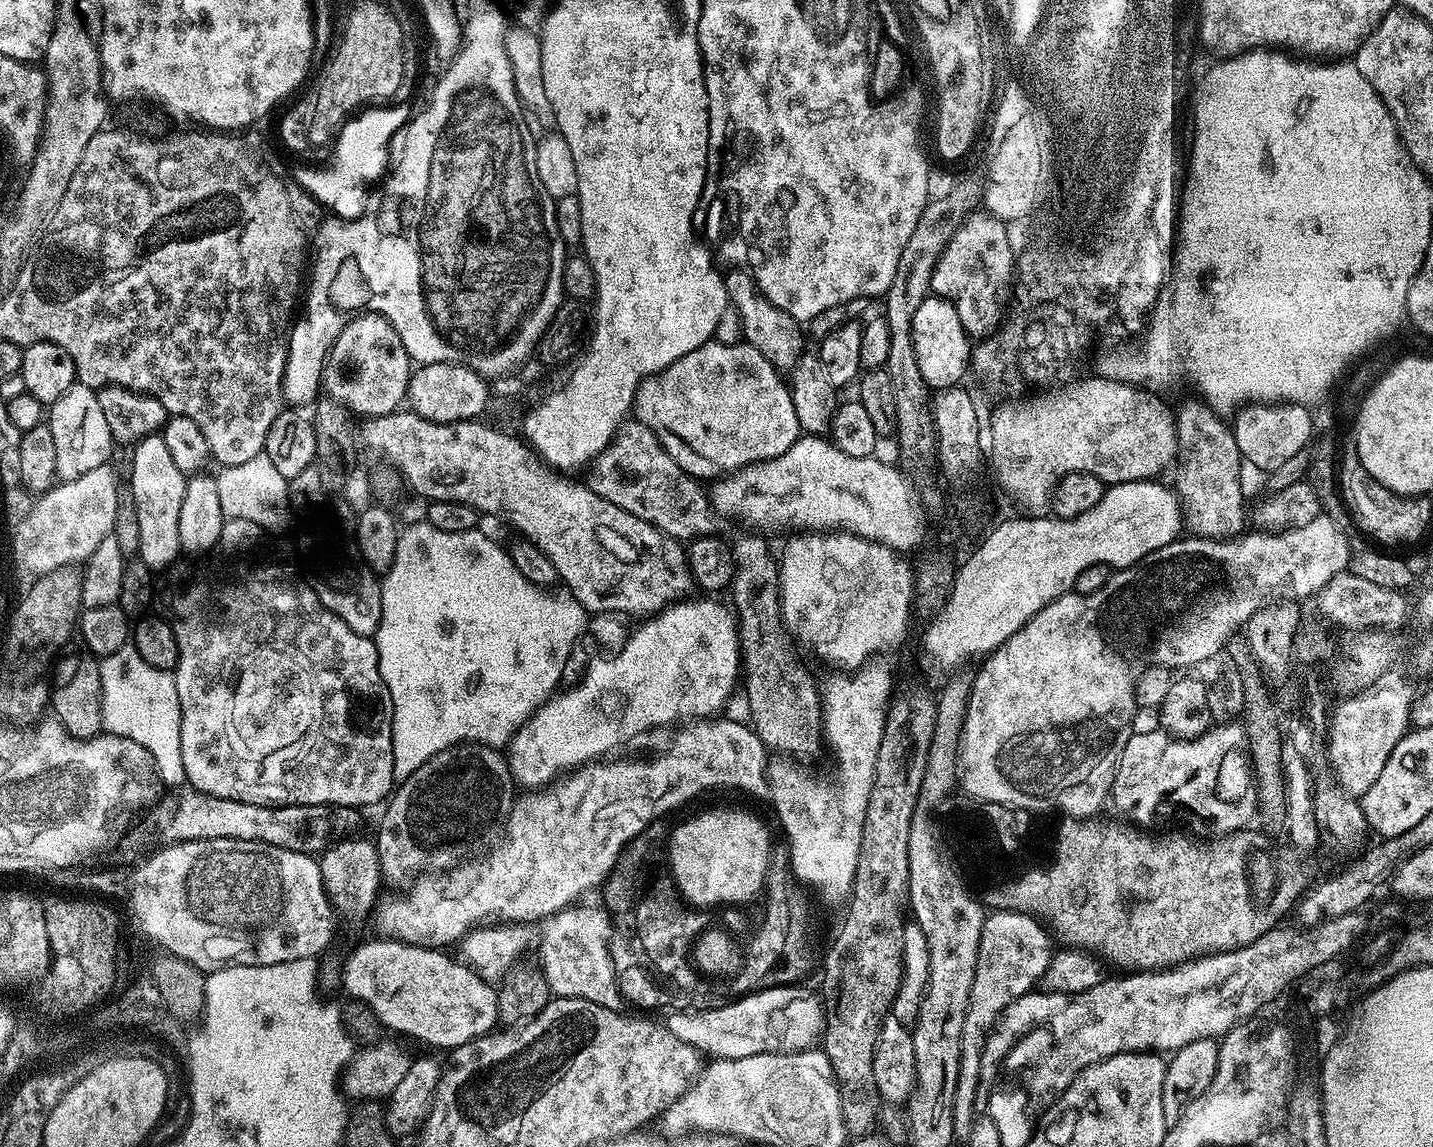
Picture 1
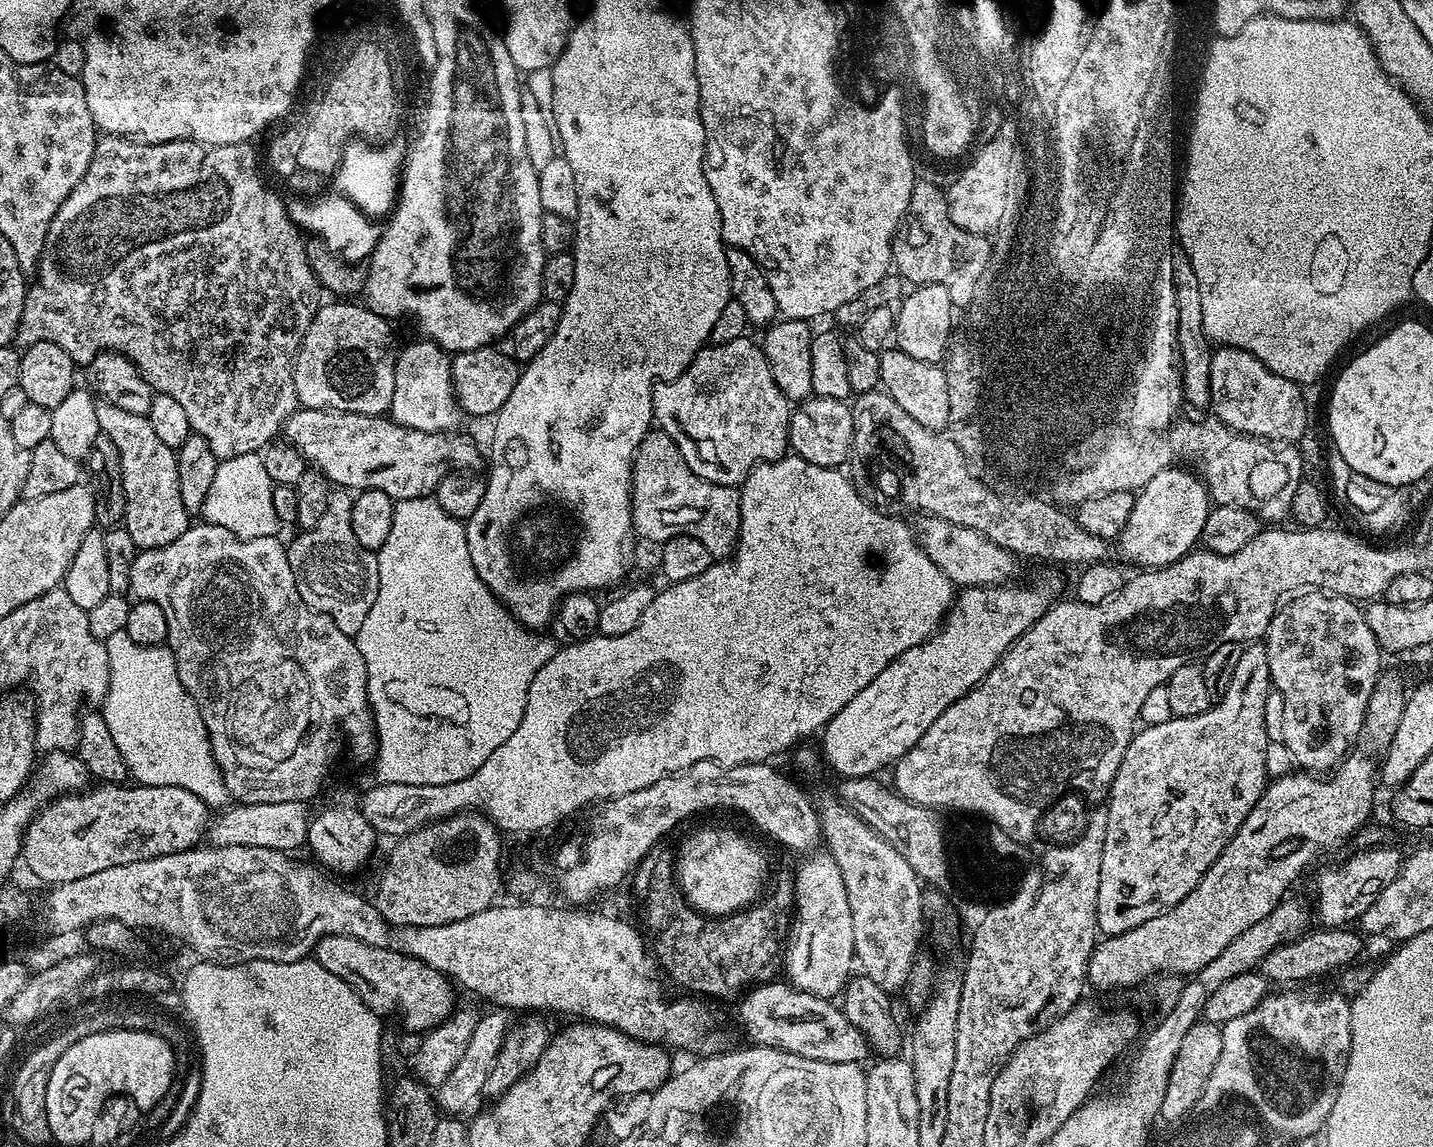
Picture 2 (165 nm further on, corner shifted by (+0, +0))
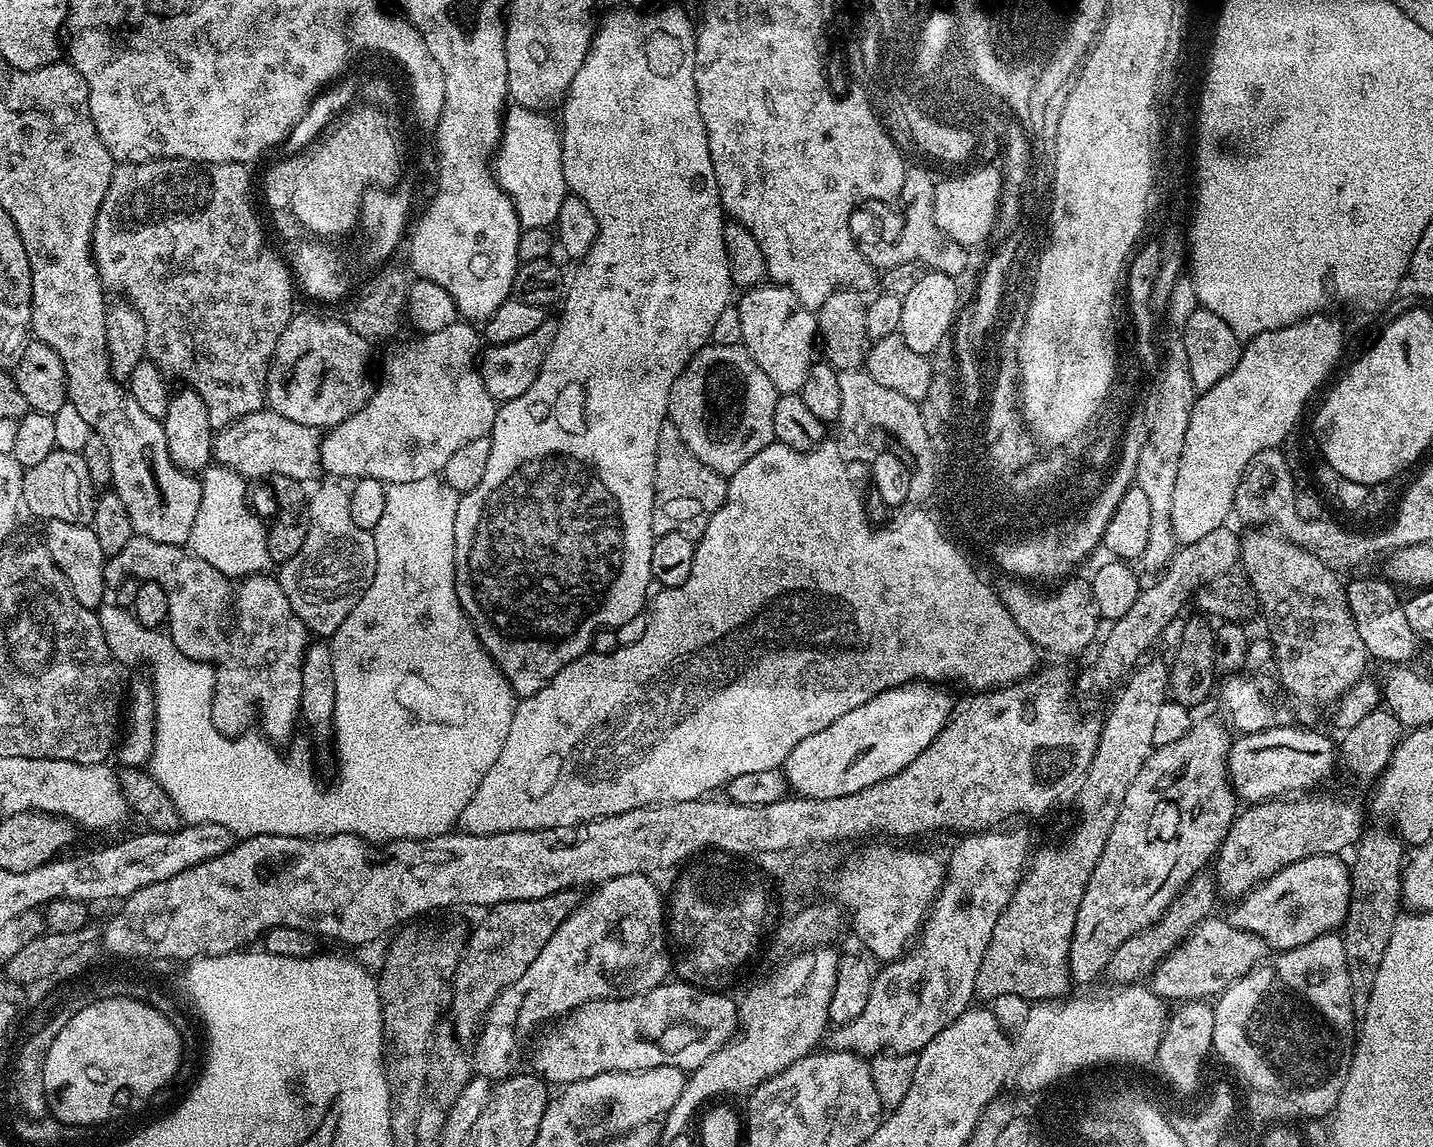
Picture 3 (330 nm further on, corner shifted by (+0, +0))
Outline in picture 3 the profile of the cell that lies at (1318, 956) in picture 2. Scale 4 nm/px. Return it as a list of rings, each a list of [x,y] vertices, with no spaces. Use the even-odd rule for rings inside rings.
[[[1209,918],[1202,921],[1163,961],[1156,965],[1150,975],[1150,987],[1154,995],[1161,996],[1166,1002],[1178,999],[1182,1002],[1200,1002],[1205,998],[1216,998],[1238,978],[1250,974],[1259,964],[1265,963],[1269,956],[1268,943],[1262,938],[1240,931],[1227,919]]]

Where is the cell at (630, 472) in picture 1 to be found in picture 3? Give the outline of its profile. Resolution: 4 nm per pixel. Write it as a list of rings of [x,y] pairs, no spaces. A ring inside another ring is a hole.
[[[666,422],[658,430],[656,473],[654,474],[654,510],[652,511],[653,537],[681,532],[693,538],[706,530],[710,518],[722,506],[728,493],[728,480],[700,461],[682,442],[678,426]]]

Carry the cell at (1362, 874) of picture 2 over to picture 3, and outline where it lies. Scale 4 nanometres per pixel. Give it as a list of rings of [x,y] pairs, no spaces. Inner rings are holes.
[[[1325,854],[1287,864],[1285,868],[1257,884],[1252,891],[1233,903],[1236,905],[1232,908],[1230,923],[1242,932],[1262,938],[1272,950],[1297,948],[1306,942],[1314,942],[1316,936],[1335,933],[1348,919],[1348,907],[1352,902],[1352,874],[1349,865],[1347,863],[1344,865],[1340,859],[1339,855]]]

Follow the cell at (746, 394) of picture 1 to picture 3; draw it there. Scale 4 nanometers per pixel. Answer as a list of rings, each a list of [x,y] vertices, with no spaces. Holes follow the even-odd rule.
[[[707,343],[684,367],[674,382],[668,399],[667,419],[678,426],[682,442],[710,470],[721,474],[737,472],[758,450],[776,440],[774,402],[778,393],[766,378],[762,366],[754,362],[740,344],[722,346]]]

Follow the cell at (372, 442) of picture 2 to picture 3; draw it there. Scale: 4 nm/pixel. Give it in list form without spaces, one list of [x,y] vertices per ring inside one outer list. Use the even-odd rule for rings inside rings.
[[[261,410],[246,414],[241,420],[219,429],[212,442],[212,454],[217,465],[234,470],[245,478],[286,474],[286,478],[308,482],[315,472],[321,471],[321,439],[321,433],[315,428],[302,426],[302,422],[290,422],[290,418],[282,418],[282,414],[277,412]]]

